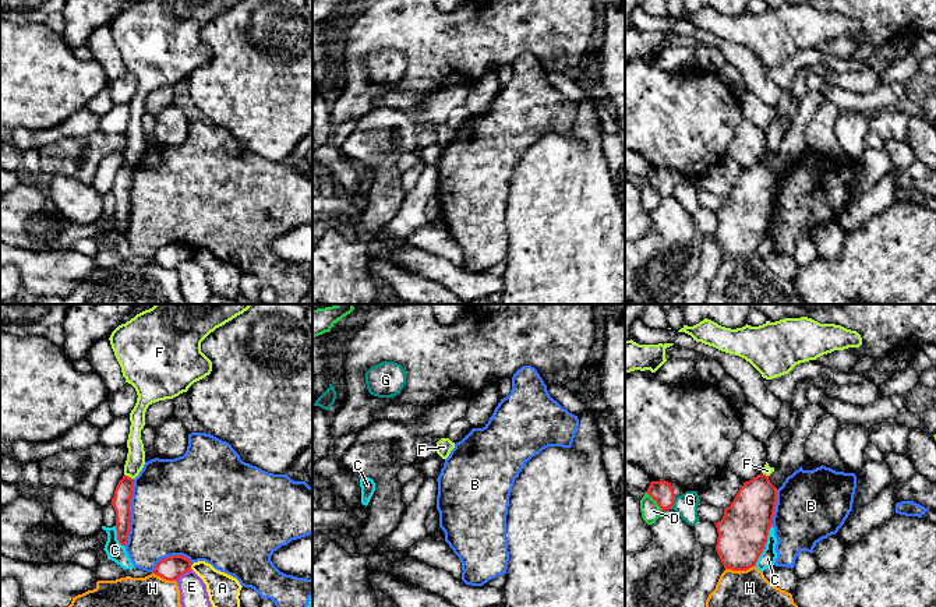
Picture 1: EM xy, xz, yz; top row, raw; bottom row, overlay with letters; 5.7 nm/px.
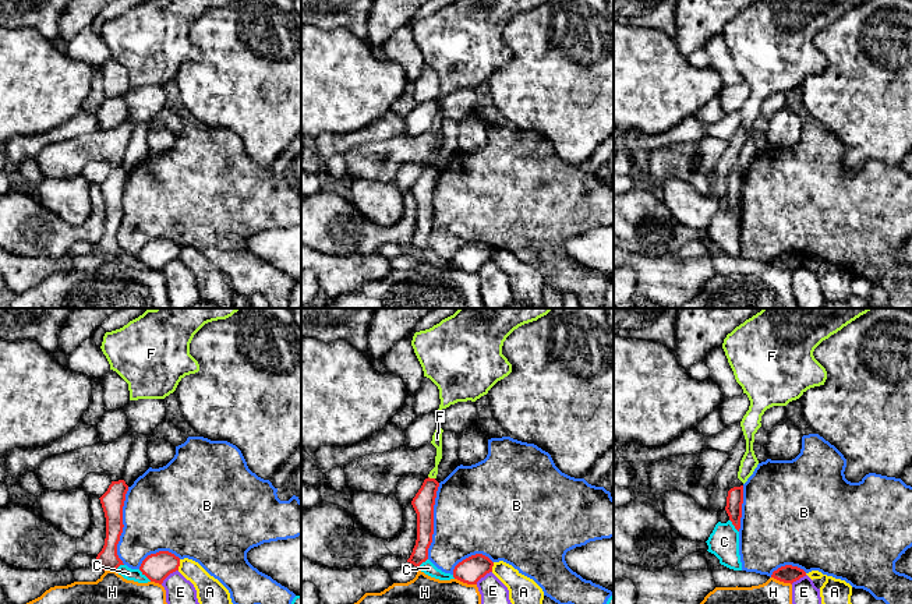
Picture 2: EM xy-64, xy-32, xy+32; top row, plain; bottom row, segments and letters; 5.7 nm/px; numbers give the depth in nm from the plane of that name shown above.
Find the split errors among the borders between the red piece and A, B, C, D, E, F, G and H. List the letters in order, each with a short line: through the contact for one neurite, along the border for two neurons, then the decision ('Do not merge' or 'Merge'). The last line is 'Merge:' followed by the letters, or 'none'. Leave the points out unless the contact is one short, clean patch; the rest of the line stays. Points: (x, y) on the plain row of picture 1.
A: Do not merge
B: Do not merge
C: Do not merge
D: Do not merge
E: Line: xy (191, 257), (186, 258), (176, 268). Do not merge
F: Line: xy (124, 161), (133, 166). Do not merge
G: Line: yz (675, 184), (671, 196). Do not merge
H: Do not merge
Merge: none

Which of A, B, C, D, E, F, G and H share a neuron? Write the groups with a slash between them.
A / B / C / D / E / F / G / H

